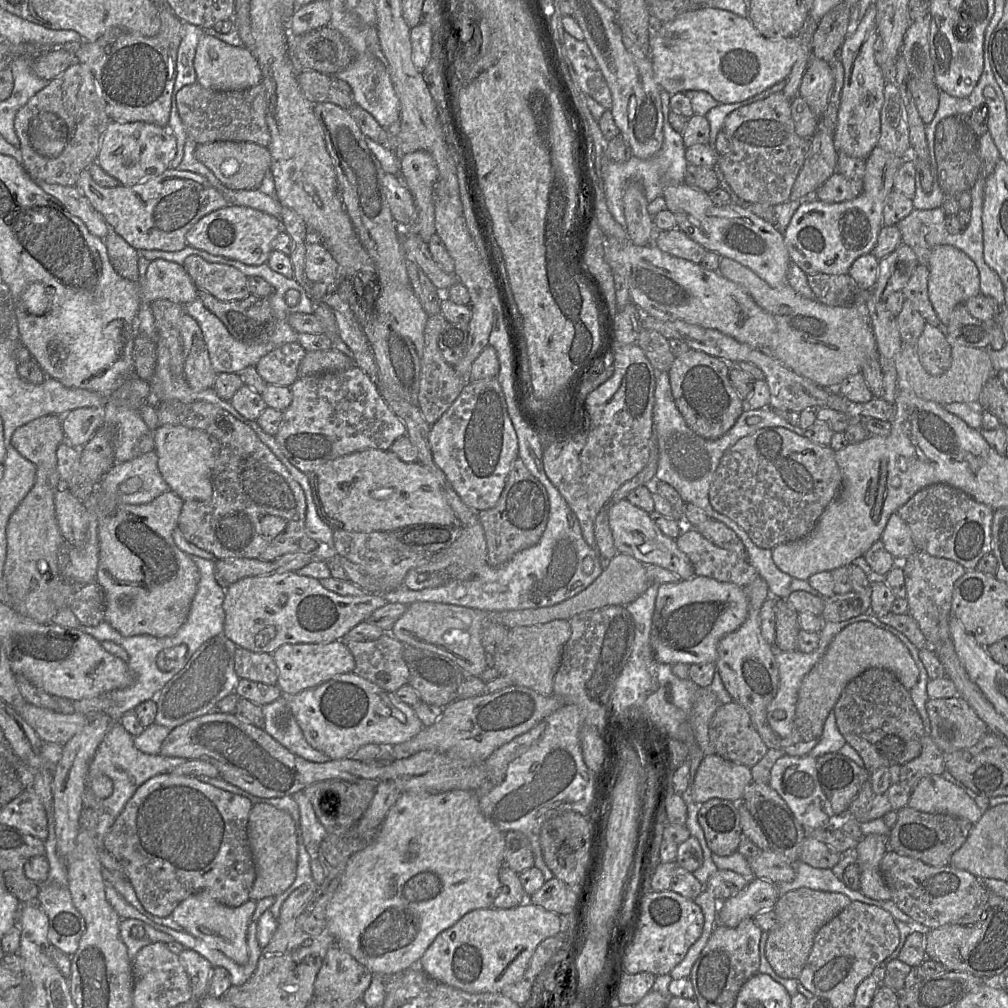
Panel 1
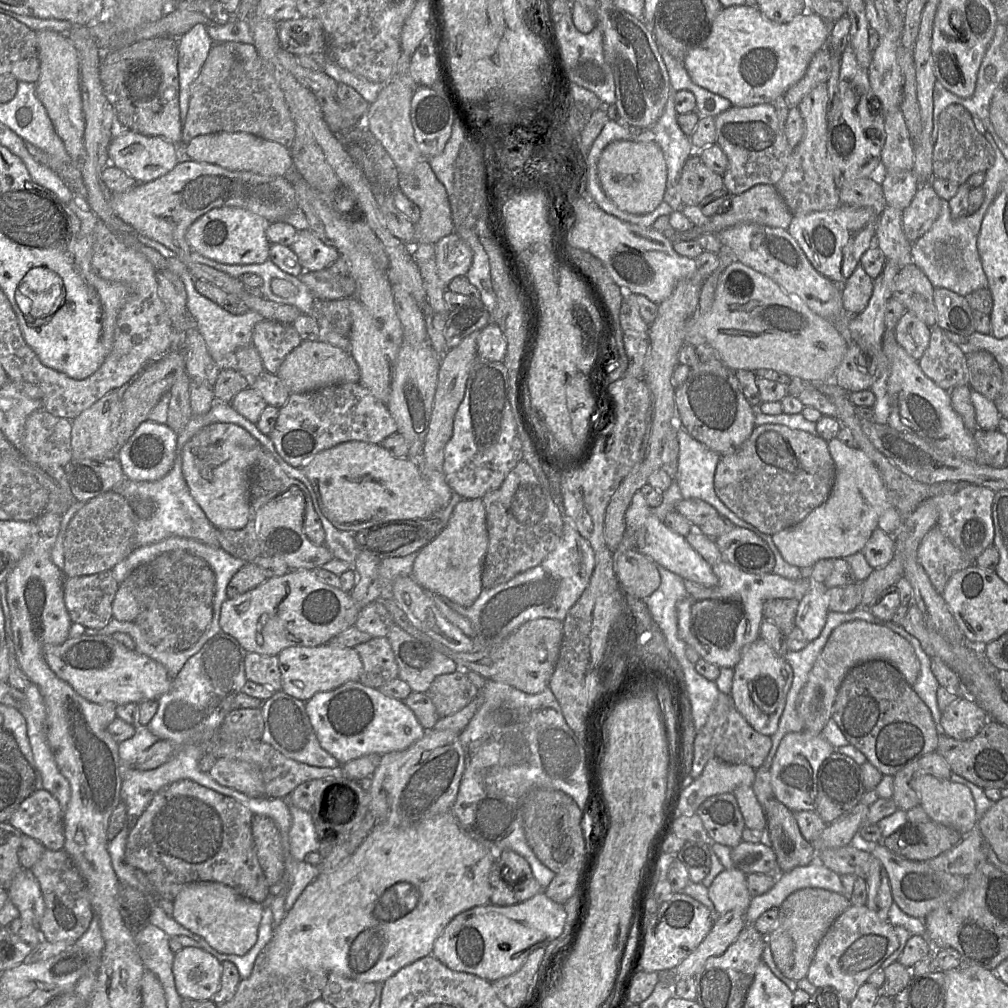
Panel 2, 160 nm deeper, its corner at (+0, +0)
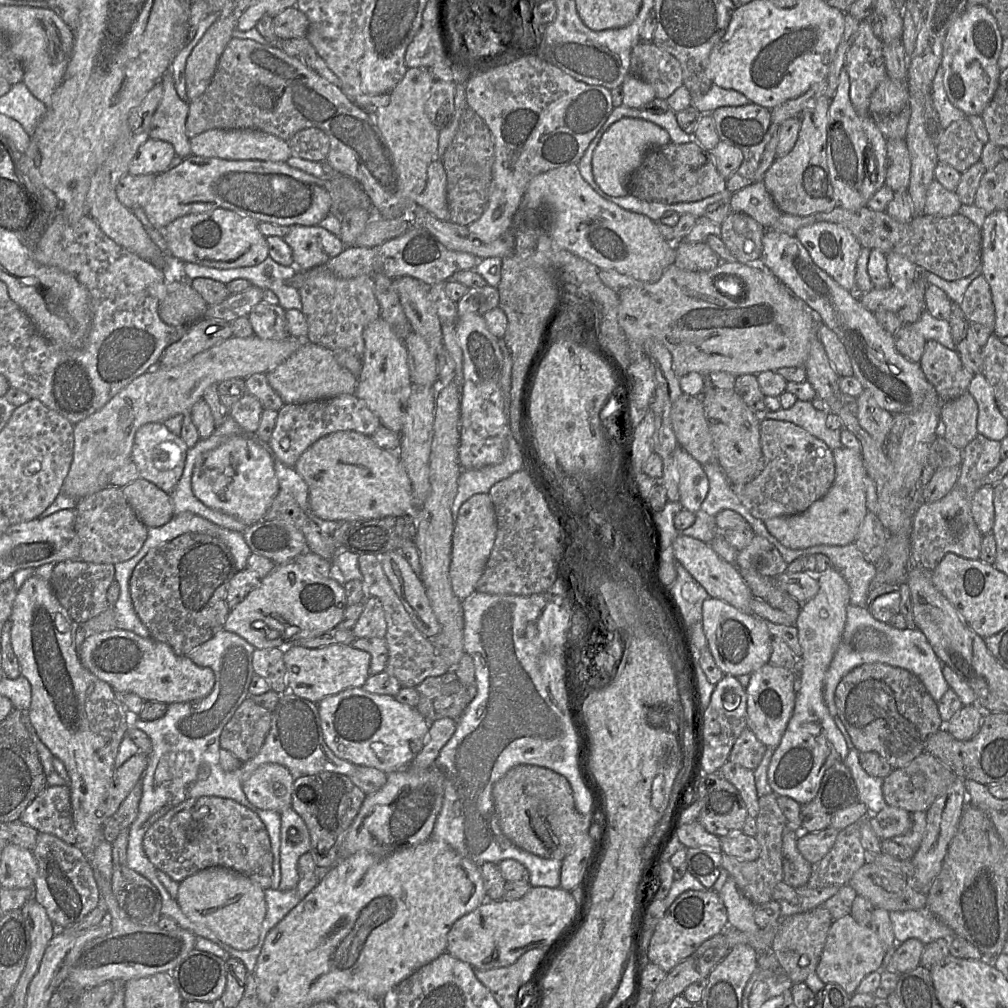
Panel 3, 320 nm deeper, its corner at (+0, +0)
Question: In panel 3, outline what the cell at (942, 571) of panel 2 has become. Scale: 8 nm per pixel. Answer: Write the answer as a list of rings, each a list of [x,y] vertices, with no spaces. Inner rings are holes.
[[[978,433],[962,450],[960,476],[953,489],[937,502],[920,504],[912,522],[912,566],[921,566],[924,570],[932,572],[949,553],[965,559],[980,559],[983,535],[972,516],[972,499],[982,487],[982,479],[1002,461],[1000,448],[1000,441],[988,439]]]

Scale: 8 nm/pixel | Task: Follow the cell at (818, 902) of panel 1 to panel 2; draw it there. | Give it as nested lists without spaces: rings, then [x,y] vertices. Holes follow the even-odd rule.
[[[803,888],[790,894],[778,908],[774,929],[766,936],[781,973],[798,981],[807,976],[816,949],[835,919],[851,906],[850,899],[822,888]]]

